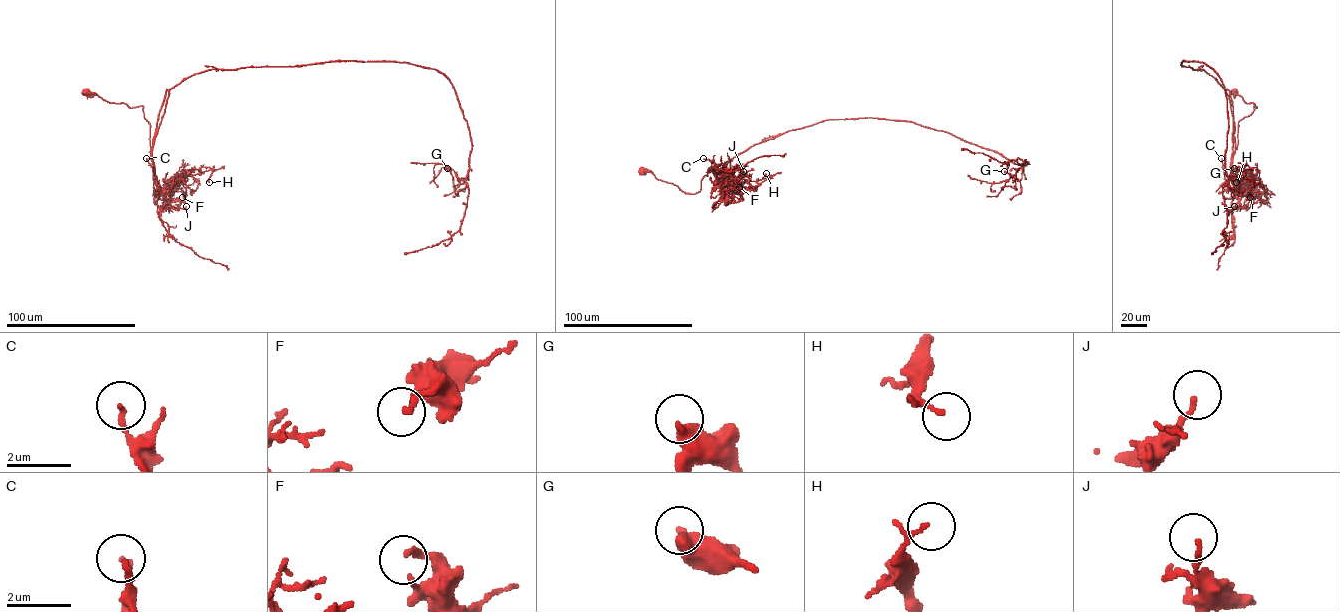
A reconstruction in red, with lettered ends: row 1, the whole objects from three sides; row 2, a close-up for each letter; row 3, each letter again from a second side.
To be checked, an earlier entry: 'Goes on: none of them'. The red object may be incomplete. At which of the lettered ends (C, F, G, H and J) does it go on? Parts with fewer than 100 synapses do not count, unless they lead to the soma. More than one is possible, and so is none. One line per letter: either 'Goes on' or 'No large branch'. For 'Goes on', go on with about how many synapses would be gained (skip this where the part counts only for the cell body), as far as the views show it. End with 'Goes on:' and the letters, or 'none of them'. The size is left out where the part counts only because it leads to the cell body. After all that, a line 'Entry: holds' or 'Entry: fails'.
C: No large branch
F: No large branch
G: No large branch
H: No large branch
J: No large branch
Goes on: none of them
Entry: holds

